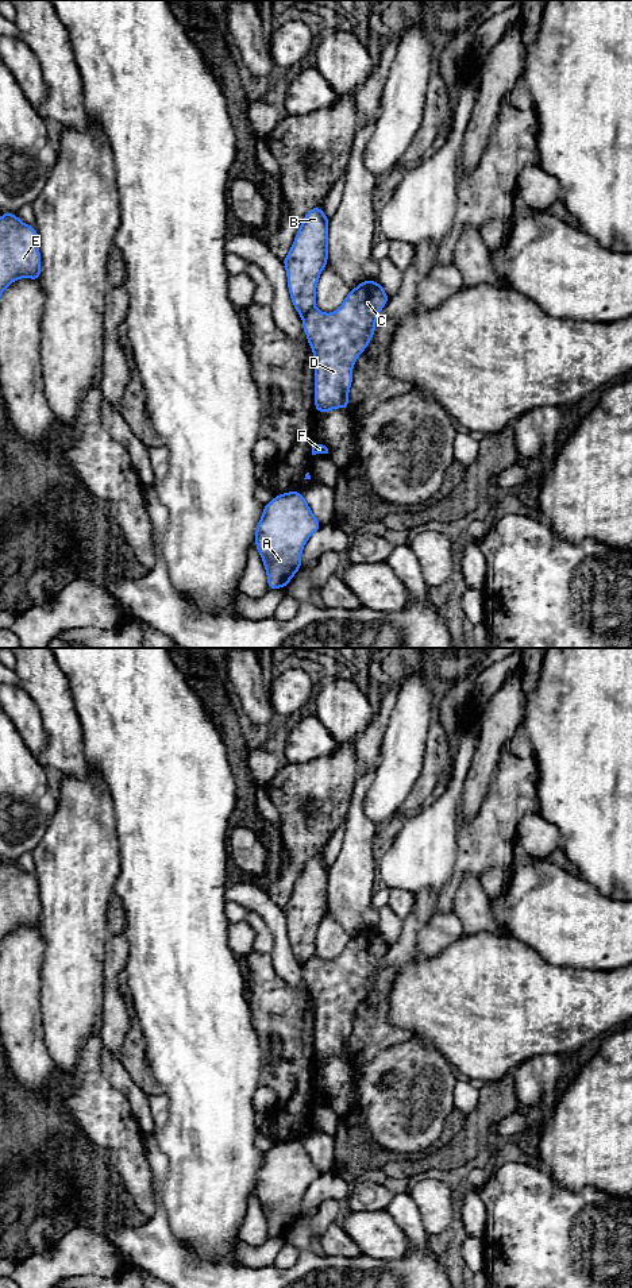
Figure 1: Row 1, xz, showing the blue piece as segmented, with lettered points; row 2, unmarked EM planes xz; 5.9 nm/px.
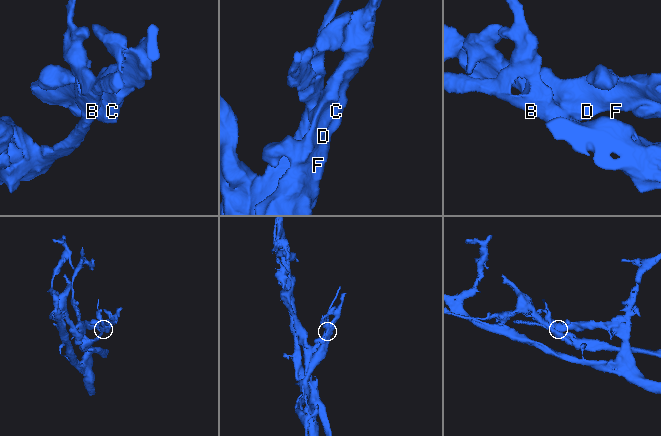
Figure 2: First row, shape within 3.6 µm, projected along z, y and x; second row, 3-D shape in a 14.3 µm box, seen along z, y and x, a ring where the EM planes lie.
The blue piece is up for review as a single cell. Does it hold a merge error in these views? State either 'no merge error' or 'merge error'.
merge error

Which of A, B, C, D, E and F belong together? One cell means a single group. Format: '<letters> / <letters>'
A C D F / B E

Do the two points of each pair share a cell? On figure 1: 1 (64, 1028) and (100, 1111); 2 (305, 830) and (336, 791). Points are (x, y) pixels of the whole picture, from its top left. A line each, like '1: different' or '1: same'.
1: different
2: same

